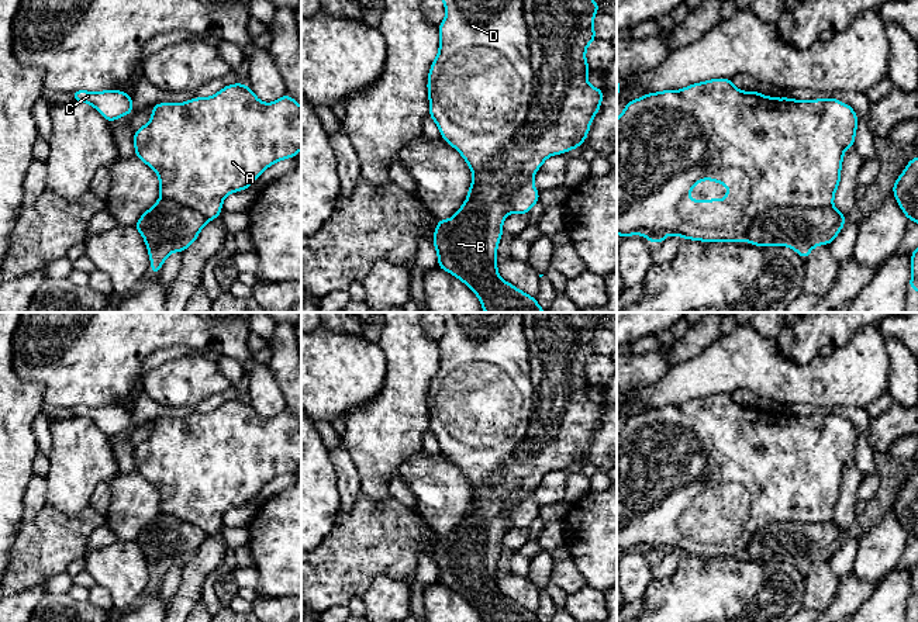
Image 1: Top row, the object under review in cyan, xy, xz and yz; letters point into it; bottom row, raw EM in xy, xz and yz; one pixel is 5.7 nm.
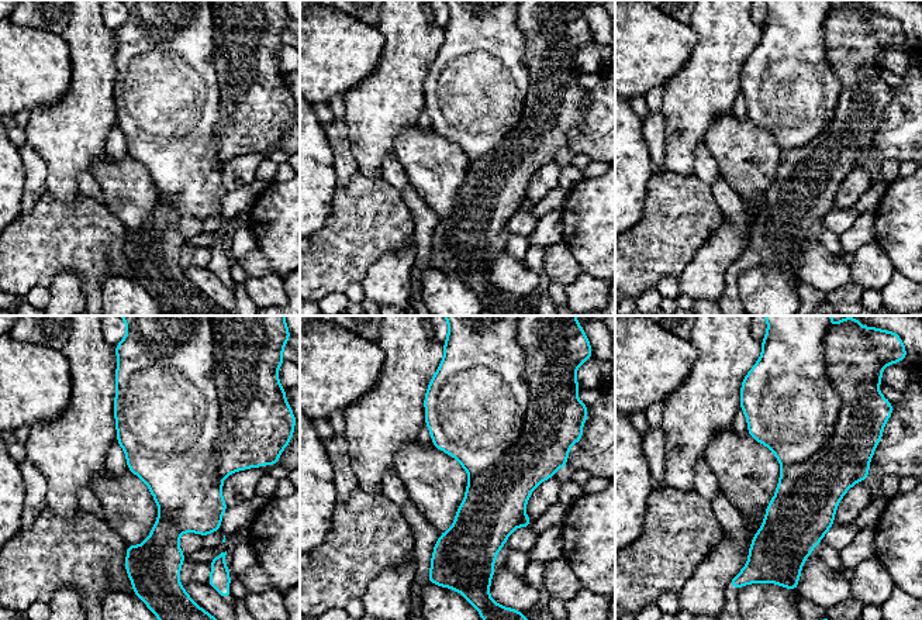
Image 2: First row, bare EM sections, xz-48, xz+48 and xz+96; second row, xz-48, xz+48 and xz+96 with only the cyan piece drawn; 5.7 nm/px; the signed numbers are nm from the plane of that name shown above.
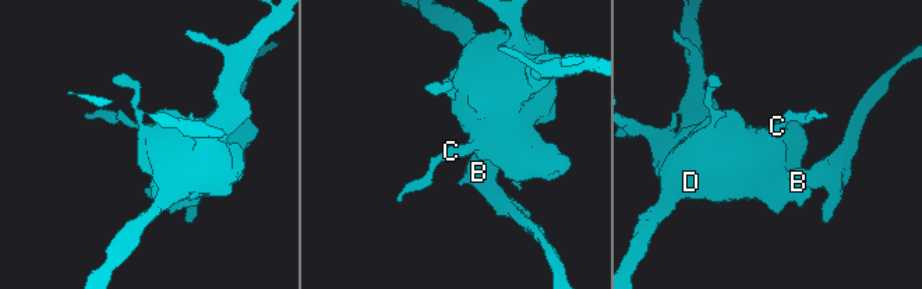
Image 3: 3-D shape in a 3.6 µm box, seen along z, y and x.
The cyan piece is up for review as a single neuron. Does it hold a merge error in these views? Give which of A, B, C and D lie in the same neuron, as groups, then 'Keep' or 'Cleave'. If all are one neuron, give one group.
Groups: A C D / B. Cleave

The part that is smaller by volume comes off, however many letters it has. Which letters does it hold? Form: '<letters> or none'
B

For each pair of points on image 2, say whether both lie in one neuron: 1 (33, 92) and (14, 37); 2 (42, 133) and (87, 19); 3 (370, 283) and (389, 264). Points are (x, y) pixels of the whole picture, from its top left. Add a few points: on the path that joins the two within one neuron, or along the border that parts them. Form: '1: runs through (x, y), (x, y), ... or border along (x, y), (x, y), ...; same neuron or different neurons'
1: runs through (28, 78), (14, 64), (14, 51); same neuron
2: runs through (71, 104), (89, 86), (89, 47); same neuron
3: runs through (375, 279), (386, 268); same neuron

